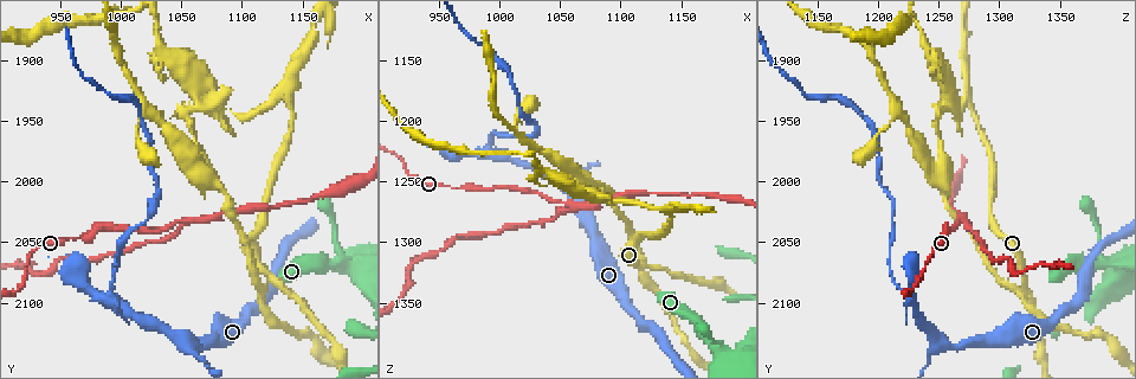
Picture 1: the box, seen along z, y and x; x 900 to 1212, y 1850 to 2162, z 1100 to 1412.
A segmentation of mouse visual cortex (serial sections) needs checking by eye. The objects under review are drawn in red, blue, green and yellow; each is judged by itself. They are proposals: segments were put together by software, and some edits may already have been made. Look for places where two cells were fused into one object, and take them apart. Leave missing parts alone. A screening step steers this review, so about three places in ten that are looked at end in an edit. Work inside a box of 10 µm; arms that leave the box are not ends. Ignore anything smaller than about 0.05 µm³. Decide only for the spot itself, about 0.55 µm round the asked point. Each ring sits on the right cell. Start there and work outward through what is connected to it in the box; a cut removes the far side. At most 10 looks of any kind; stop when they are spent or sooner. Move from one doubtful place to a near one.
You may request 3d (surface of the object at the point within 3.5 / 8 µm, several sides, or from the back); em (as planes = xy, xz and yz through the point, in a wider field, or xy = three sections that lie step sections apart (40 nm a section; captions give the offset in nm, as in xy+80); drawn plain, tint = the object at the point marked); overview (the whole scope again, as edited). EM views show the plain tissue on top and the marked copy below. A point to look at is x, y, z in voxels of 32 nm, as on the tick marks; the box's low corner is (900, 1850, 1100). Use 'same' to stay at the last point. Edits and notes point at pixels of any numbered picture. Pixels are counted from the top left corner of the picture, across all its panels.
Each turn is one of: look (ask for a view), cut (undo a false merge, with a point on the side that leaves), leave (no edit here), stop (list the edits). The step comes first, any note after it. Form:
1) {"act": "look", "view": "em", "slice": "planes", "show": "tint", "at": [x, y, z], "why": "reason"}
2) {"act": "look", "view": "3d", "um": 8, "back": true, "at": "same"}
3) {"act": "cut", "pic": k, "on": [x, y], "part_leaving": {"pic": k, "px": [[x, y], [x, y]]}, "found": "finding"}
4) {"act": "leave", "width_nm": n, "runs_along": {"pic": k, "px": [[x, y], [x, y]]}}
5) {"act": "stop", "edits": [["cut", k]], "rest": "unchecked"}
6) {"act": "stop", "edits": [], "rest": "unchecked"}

{"act": "look", "view": "3d", "um": 3.5, "at": [1056, 2134, 1252], "why": "three-way junction"}

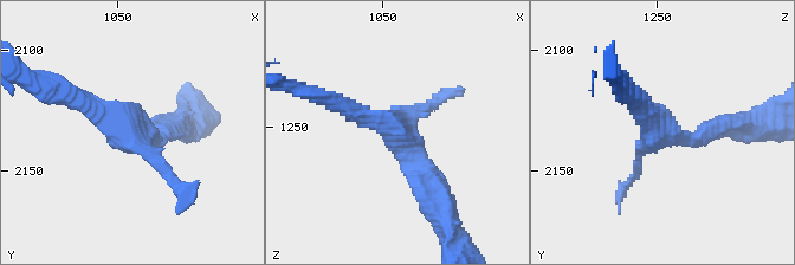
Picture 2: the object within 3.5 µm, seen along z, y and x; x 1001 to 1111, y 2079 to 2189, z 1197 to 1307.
{"act": "look", "view": "em", "slice": "xy", "step": 1, "show": "tint", "at": [1055, 2133, 1251], "arms": 3, "arm_widths_nm": [150, 200, 250]}

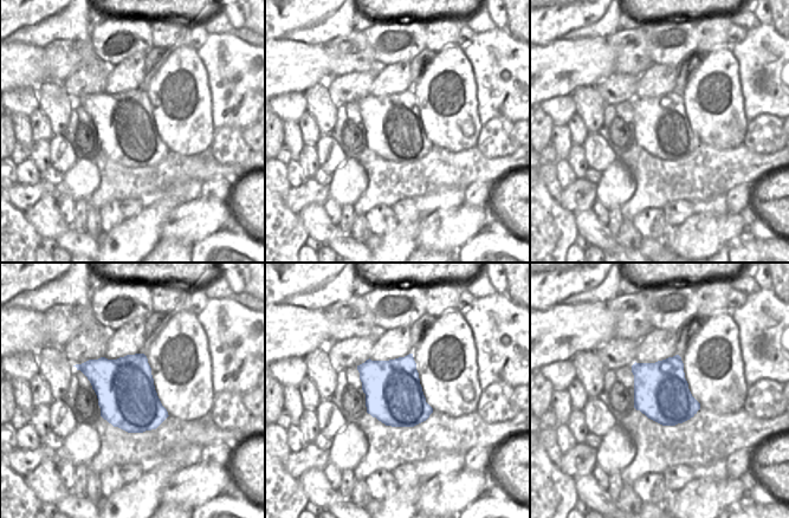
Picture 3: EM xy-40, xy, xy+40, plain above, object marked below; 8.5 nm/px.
{"act": "leave", "runs_along": {"pic": 2, "px": [[439, 186], [392, 125], [334, 102]]}, "found": "continuous, no second cell"}

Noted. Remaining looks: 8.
{"act": "look", "view": "3d", "um": 3.5, "at": [988, 2096, 1226], "why": "two arms in line, one across"}

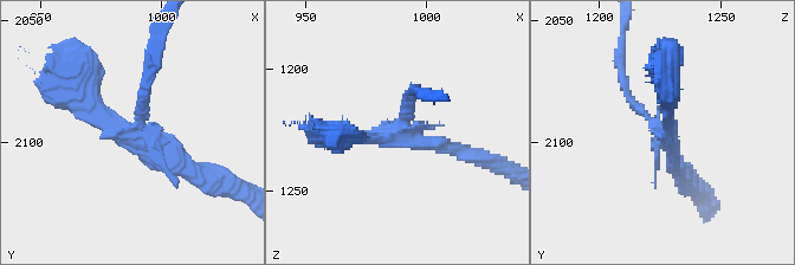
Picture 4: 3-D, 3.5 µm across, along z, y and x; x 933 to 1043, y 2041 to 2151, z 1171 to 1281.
{"act": "look", "view": "em", "slice": "xy", "step": 5, "show": "tint", "at": [989, 2096, 1227], "why": "now the EM"}

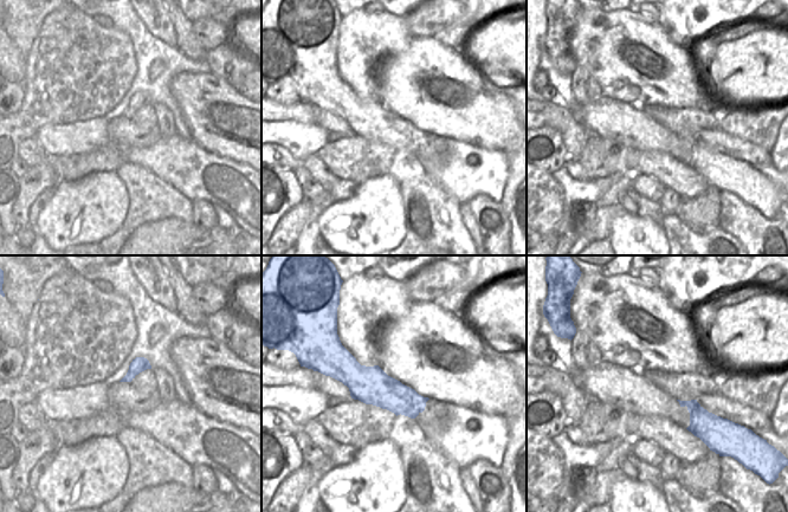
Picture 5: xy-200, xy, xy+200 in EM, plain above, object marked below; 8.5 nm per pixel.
{"act": "cut", "pic": 4, "on": [142, 92], "part_leaving": {"pic": 4, "px": [[135, 130], [153, 62], [153, 32]]}, "found": "a second cell is stuck on"}

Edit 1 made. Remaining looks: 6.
{"act": "look", "view": "overview", "why": "redraw"}

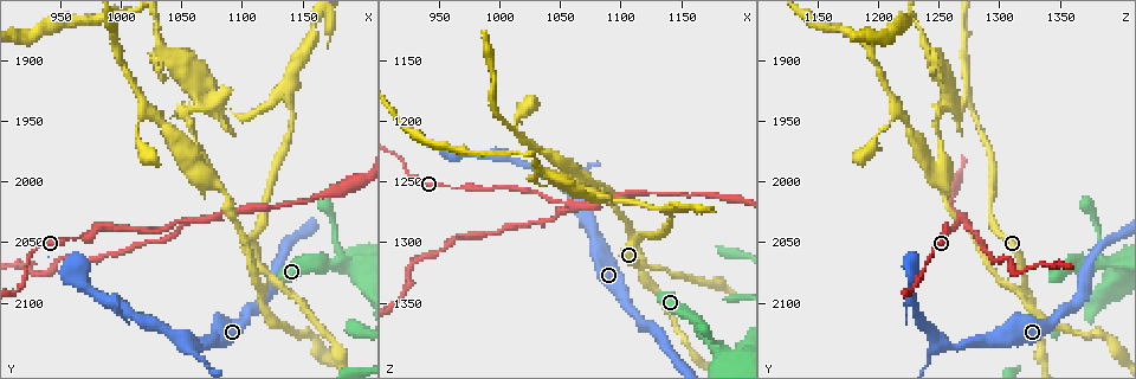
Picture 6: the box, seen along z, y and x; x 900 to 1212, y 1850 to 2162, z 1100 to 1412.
{"act": "look", "view": "3d", "um": 8, "at": [1060, 2032, 1270], "why": "three arms meet"}

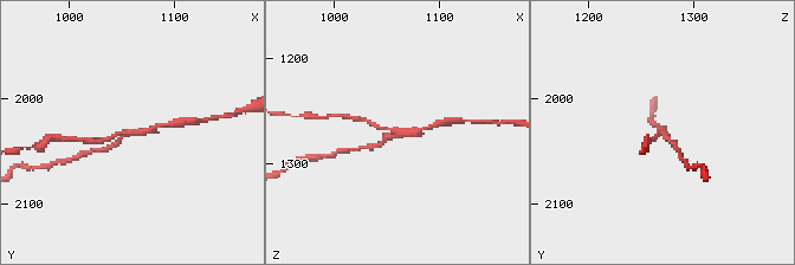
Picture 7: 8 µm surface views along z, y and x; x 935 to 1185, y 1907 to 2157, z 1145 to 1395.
{"act": "look", "view": "3d", "um": 3.5, "at": "same"}

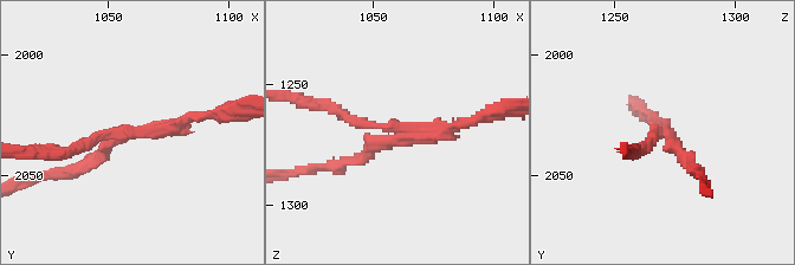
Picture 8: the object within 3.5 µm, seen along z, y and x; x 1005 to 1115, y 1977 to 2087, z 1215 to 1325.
{"act": "look", "view": "em", "slice": "xy", "step": 3, "show": "tint", "at": [1059, 2033, 1269], "arms": 3, "arm_widths_nm": [150, 150, 200]}

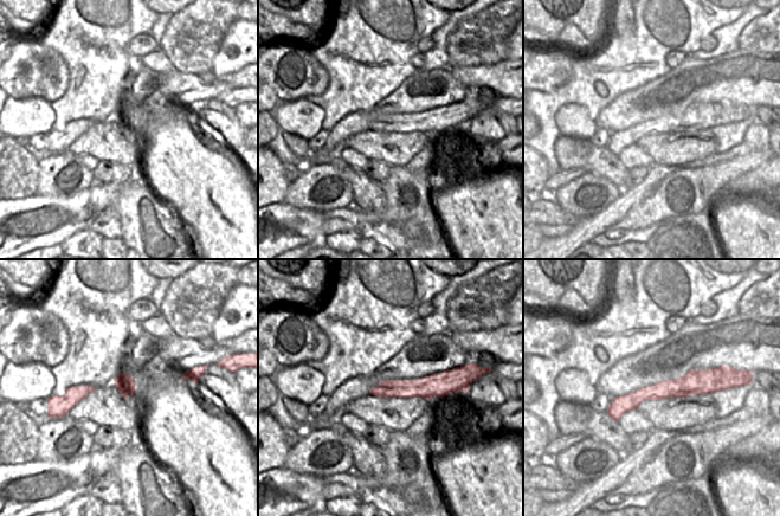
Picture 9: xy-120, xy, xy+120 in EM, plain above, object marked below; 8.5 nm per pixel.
{"act": "cut", "pic": 8, "on": [101, 159], "border": {"pic": 9, "px": [[462, 385], [437, 397]]}, "found": "two cells meet here"}

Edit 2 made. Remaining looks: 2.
{"act": "look", "view": "3d", "um": 3.5, "at": [1138, 1936, 1274]}

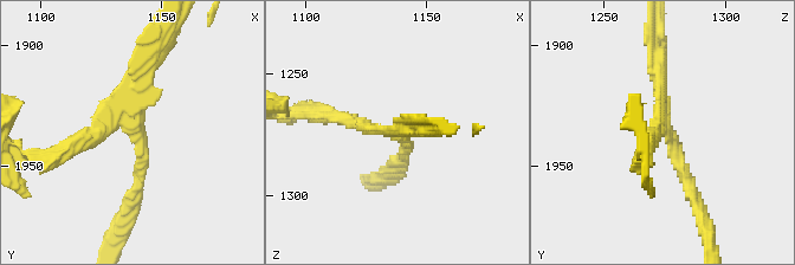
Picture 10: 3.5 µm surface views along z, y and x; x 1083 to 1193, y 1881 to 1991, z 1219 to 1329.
{"act": "look", "view": "em", "slice": "xy", "step": 2, "show": "tint", "at": [1137, 1934, 1274], "arms": 3, "arm_widths_nm": [150, 200, 250], "why": "shape alone is not enough"}

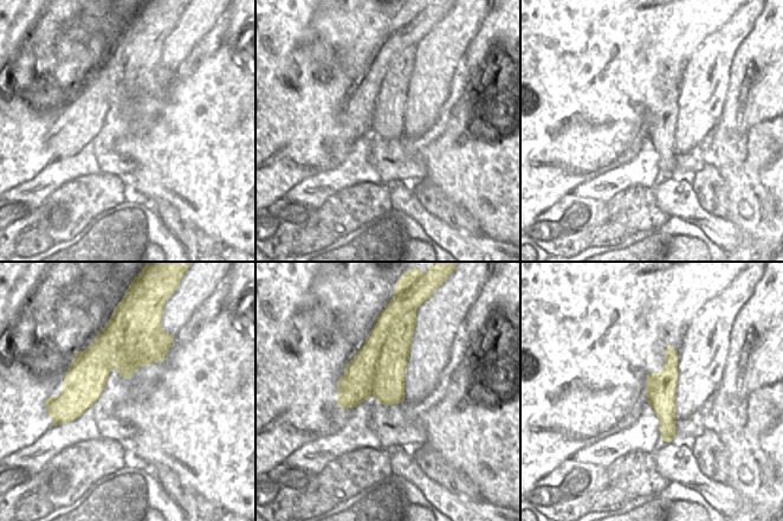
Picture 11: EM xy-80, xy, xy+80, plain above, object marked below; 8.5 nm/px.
{"act": "cut", "pic": 10, "on": [661, 92], "width_nm": 460, "part_leaving": {"pic": 10, "px": [[666, 129], [657, 125], [645, 154]]}, "found": "a second cell is stuck on"}

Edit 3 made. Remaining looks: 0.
{"act": "stop", "edits": [["cut", 4], ["cut", 8], ["cut", 10]], "rest": "unchecked"}

